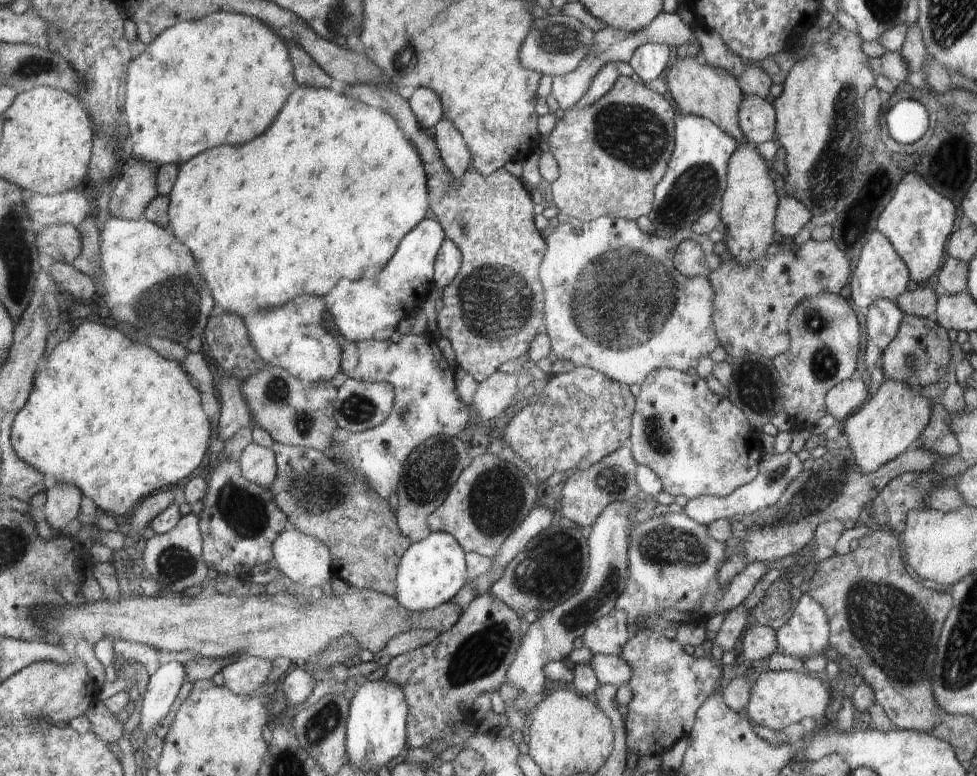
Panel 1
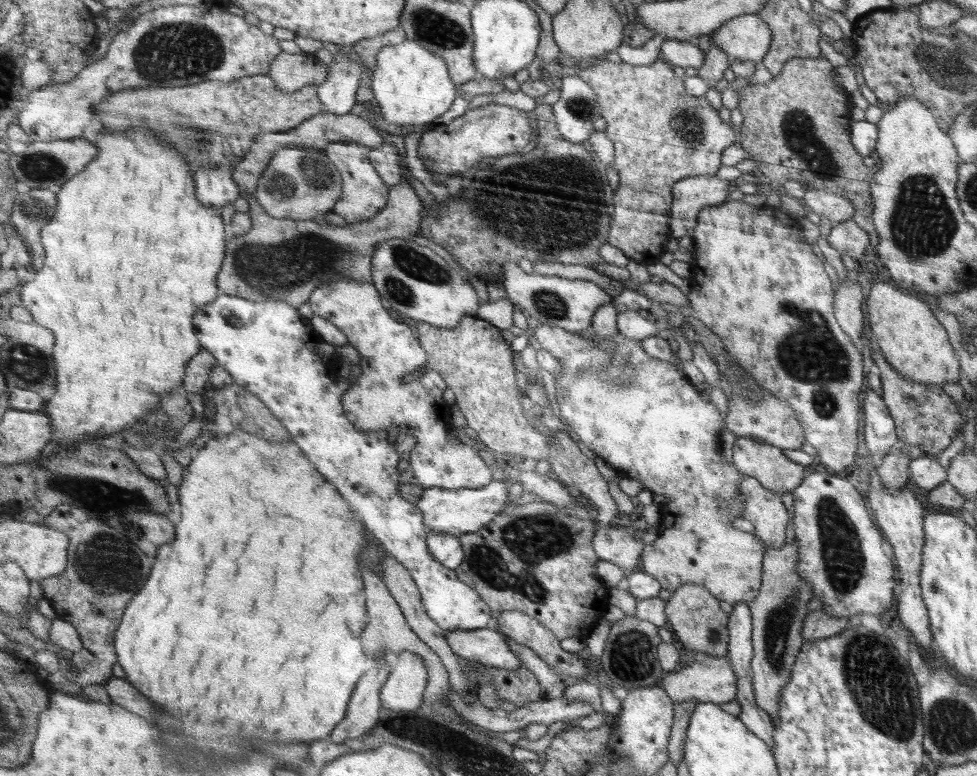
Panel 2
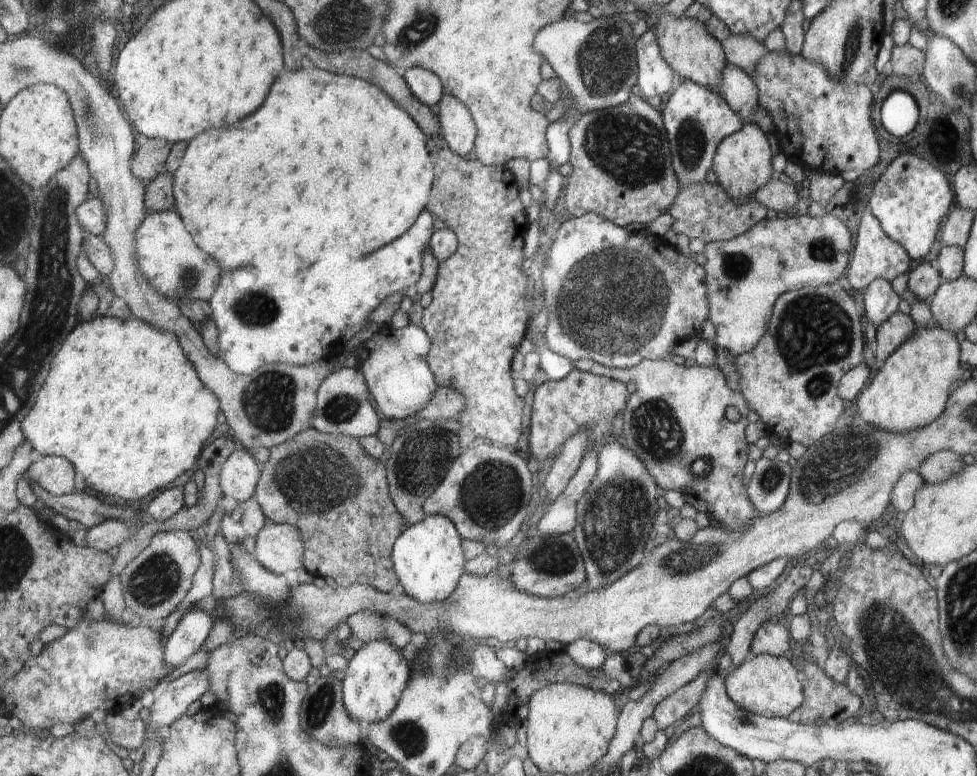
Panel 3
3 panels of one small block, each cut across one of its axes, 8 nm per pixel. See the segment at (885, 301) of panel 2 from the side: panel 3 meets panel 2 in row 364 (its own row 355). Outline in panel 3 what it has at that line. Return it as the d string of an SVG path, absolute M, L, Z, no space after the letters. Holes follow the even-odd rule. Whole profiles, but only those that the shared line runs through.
M935 325L917 328L915 334L882 364L856 404L857 419L889 433L903 435L930 425L945 412L948 390L956 382L960 360L952 331Z

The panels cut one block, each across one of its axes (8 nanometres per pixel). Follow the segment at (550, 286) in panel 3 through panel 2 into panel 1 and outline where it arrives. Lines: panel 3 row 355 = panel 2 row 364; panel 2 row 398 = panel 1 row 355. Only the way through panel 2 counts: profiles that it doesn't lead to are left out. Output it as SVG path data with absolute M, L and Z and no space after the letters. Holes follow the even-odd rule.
M608 216L584 223L580 232L570 222L559 223L546 238L548 253L541 265L541 282L546 290L543 327L551 341L551 352L558 359L574 363L575 367L591 367L604 374L605 378L627 386L642 385L654 368L665 367L687 373L690 368L696 368L701 357L711 356L720 344L713 326L716 292L705 277L690 277L690 274L676 270L676 248L682 248L682 242L686 239L702 247L707 268L714 270L721 266L723 257L714 254L712 240L690 229L678 230L673 237L664 239L644 234L636 221Z

